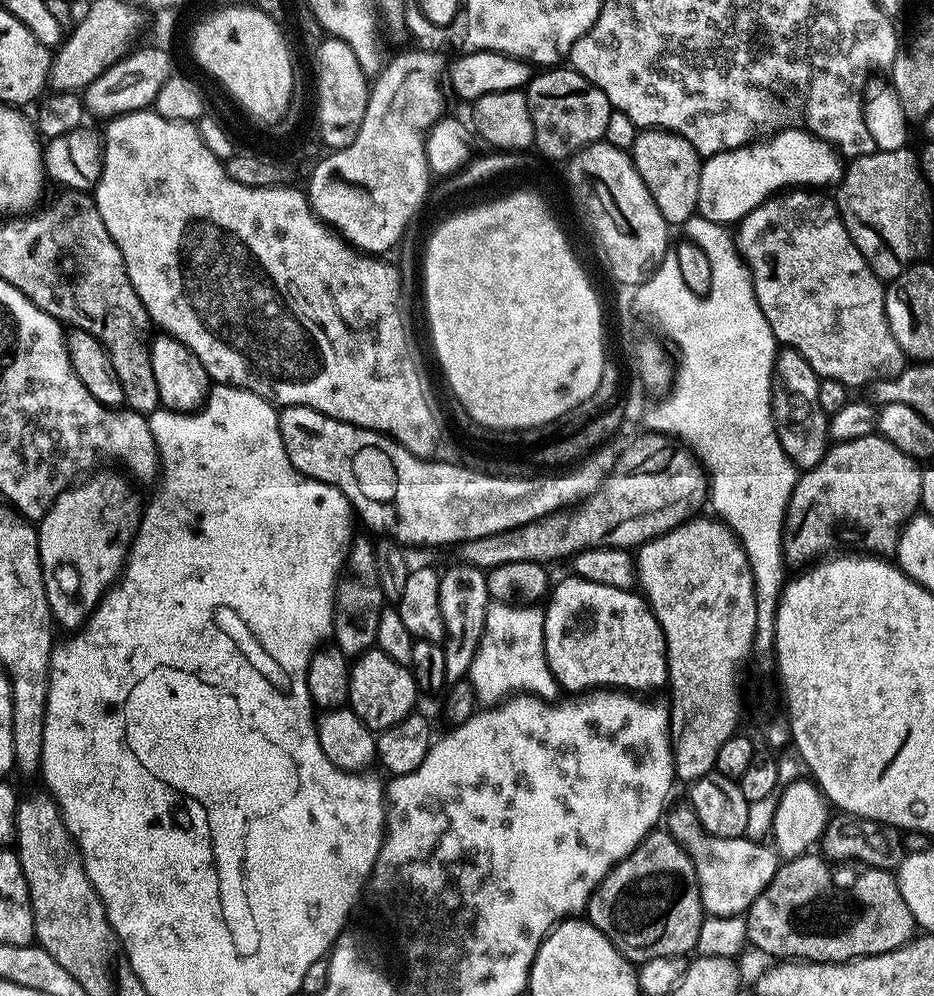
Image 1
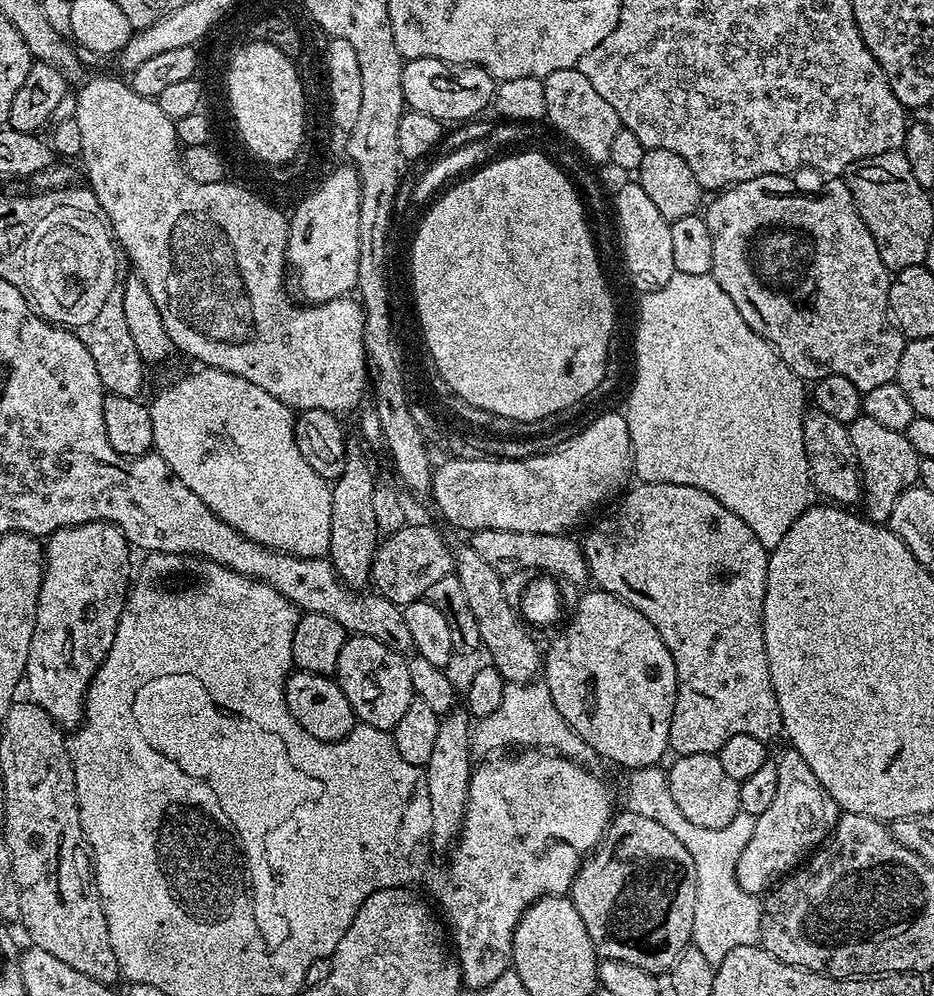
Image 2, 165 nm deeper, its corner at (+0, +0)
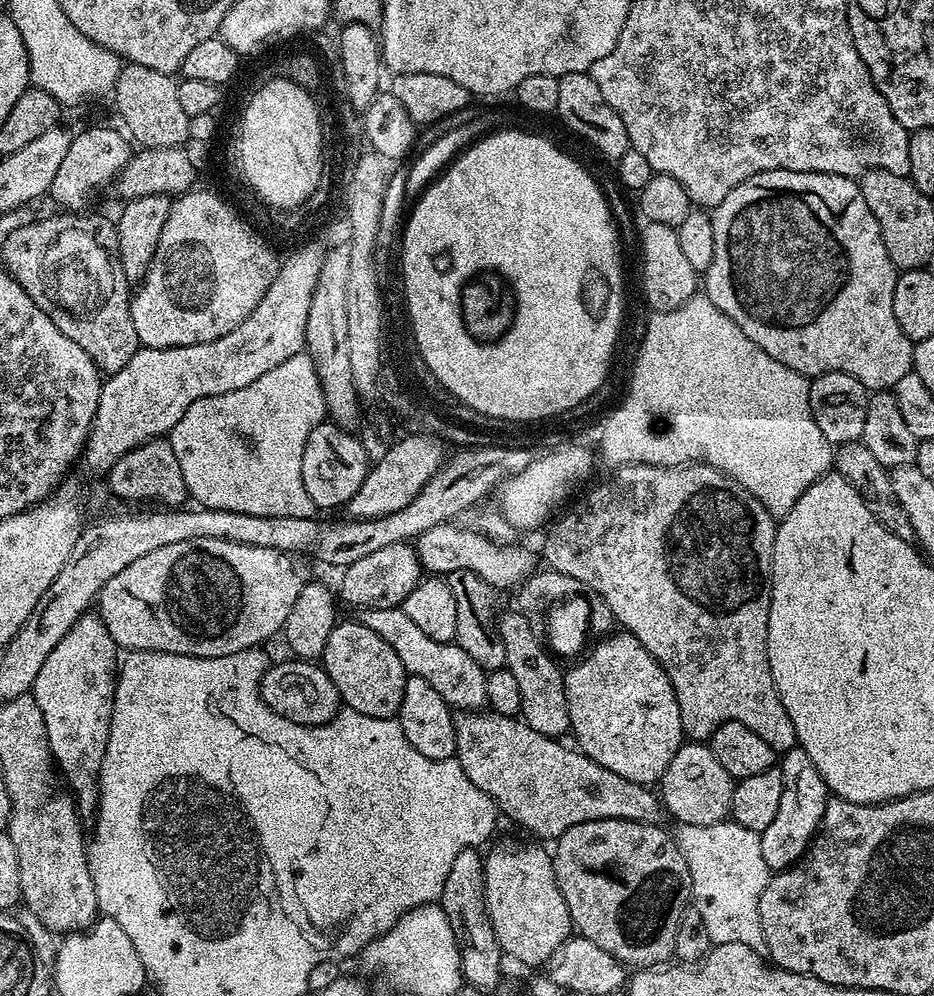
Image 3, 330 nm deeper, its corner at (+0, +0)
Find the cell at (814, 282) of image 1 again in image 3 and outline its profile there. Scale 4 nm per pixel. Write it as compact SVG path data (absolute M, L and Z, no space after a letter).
M766 170L746 178L711 213L714 226L714 258L707 272L702 276L702 288L708 300L729 316L770 358L782 362L782 366L790 366L798 374L815 378L827 372L850 374L850 378L858 378L862 386L872 392L895 389L901 378L914 371L912 366L912 350L914 341L902 334L902 326L898 326L898 318L894 318L894 286L898 269L892 263L890 254L886 254L886 242L882 242L882 230L878 226L878 218L870 214L870 206L866 206L866 198L862 198L859 183L853 177L826 174L825 172L787 172L786 170Z

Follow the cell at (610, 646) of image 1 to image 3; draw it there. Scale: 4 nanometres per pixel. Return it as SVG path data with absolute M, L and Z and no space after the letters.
M613 631L597 644L585 660L577 659L577 664L564 672L575 747L598 766L606 766L630 782L655 785L686 740L674 686L650 650L628 632Z

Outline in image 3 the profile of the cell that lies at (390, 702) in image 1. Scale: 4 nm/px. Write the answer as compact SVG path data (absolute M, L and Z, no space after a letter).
M341 619L334 626L334 630L330 630L330 638L326 638L322 667L324 673L330 678L330 682L334 682L341 701L347 707L349 704L352 712L370 714L370 718L386 718L387 720L393 719L399 713L402 706L402 694L408 681L402 661L398 659L398 654L394 654L394 650L388 643L382 642L382 638L378 638L378 634L374 634L370 626L360 623L359 619Z

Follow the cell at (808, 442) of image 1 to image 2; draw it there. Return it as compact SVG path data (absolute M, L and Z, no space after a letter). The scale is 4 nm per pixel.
M808 410L804 414L802 438L806 446L808 469L812 475L812 486L820 492L825 501L835 502L840 506L854 506L862 498L862 481L860 479L860 463L856 460L854 446L850 442L848 425L838 422L838 418L830 418L830 414L819 410Z

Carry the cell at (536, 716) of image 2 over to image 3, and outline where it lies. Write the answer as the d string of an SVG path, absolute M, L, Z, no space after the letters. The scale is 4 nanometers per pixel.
M731 818L708 826L680 824L676 829L676 845L690 870L691 903L698 914L702 914L706 934L710 934L713 945L742 942L742 946L750 946L750 950L759 956L767 957L768 947L762 934L758 902L762 890L768 885L770 870L762 858L760 833L746 830L746 826Z

